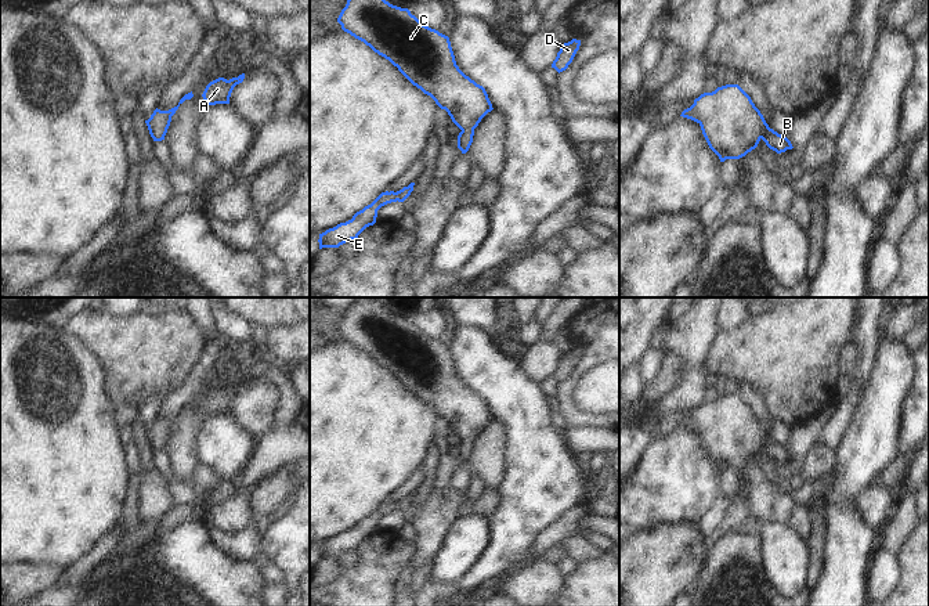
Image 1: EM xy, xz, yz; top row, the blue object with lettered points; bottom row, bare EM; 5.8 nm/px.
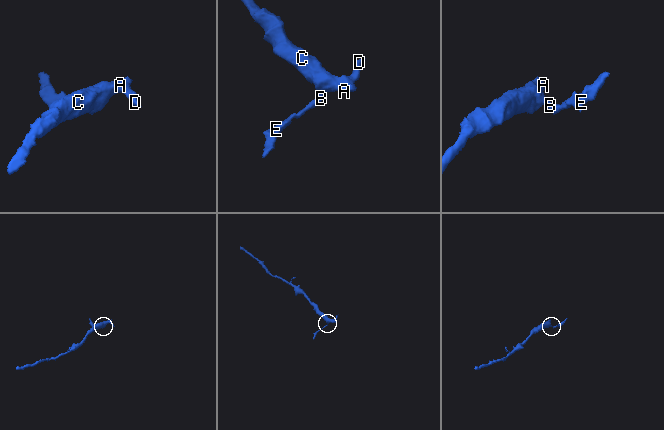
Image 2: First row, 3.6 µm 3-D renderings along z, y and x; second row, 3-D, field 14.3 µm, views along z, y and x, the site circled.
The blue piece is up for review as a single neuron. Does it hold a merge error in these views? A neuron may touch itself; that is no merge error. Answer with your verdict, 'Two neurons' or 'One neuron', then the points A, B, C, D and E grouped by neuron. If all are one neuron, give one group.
One neuron. Groups: A B C D E

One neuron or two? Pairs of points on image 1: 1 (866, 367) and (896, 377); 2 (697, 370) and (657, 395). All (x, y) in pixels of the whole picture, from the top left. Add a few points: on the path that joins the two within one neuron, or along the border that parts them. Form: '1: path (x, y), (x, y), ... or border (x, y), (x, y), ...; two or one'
1: border (879, 345), (875, 367), (864, 389); two
2: border (676, 352), (682, 357), (683, 377), (662, 400); two

